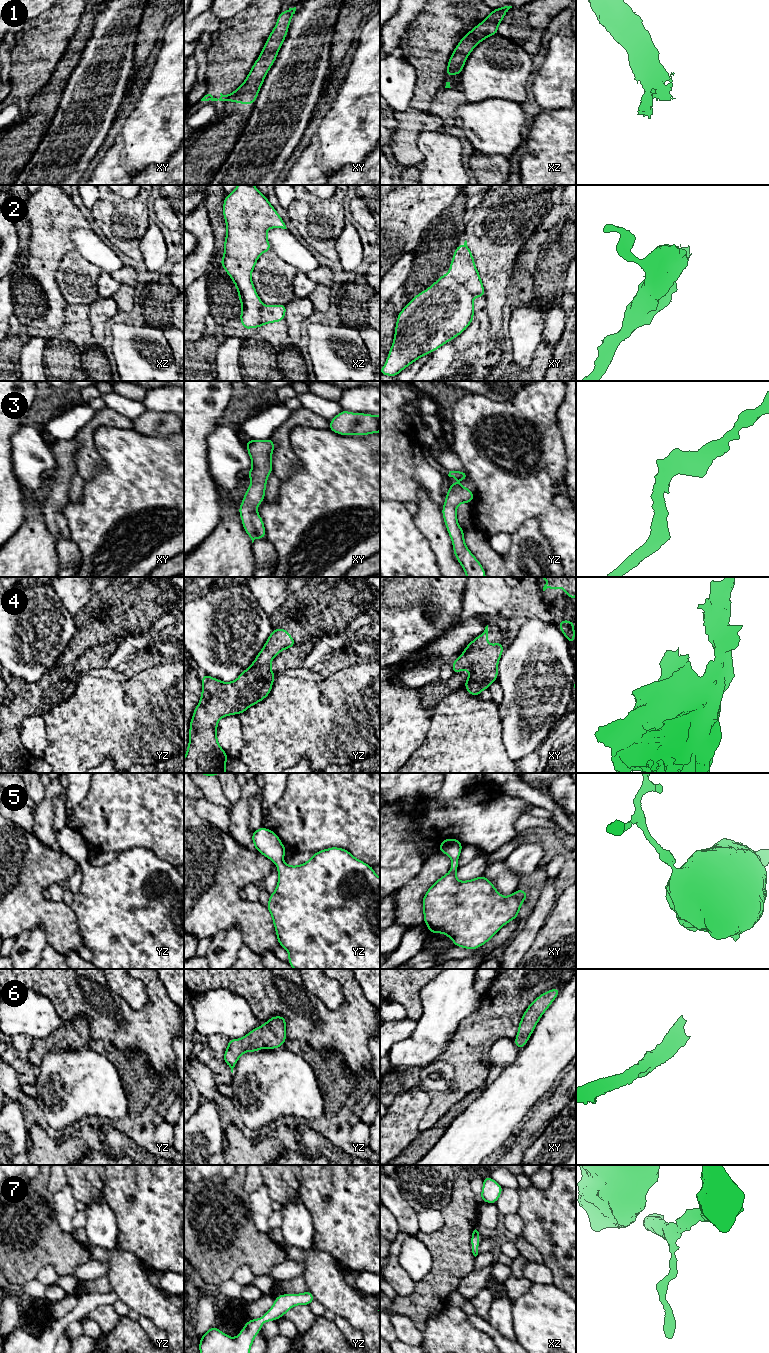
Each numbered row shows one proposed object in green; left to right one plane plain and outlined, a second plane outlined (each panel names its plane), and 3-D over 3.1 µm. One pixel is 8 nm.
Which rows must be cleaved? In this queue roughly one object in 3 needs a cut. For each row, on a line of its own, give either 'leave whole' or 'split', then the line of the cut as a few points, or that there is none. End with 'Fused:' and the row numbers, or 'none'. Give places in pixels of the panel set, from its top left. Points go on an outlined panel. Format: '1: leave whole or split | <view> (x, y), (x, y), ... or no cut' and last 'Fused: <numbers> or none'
1: leave whole | no cut
2: split | xy (439, 278), (453, 277), (473, 295)
3: leave whole | no cut
4: leave whole | no cut
5: leave whole | no cut
6: leave whole | no cut
7: leave whole | no cut
Fused: 2

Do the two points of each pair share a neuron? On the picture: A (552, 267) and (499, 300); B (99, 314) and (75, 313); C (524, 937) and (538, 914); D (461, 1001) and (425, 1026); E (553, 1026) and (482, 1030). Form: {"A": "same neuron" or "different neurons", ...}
{"A": "different neurons", "B": "same neuron", "C": "same neuron", "D": "same neuron", "E": "different neurons"}

